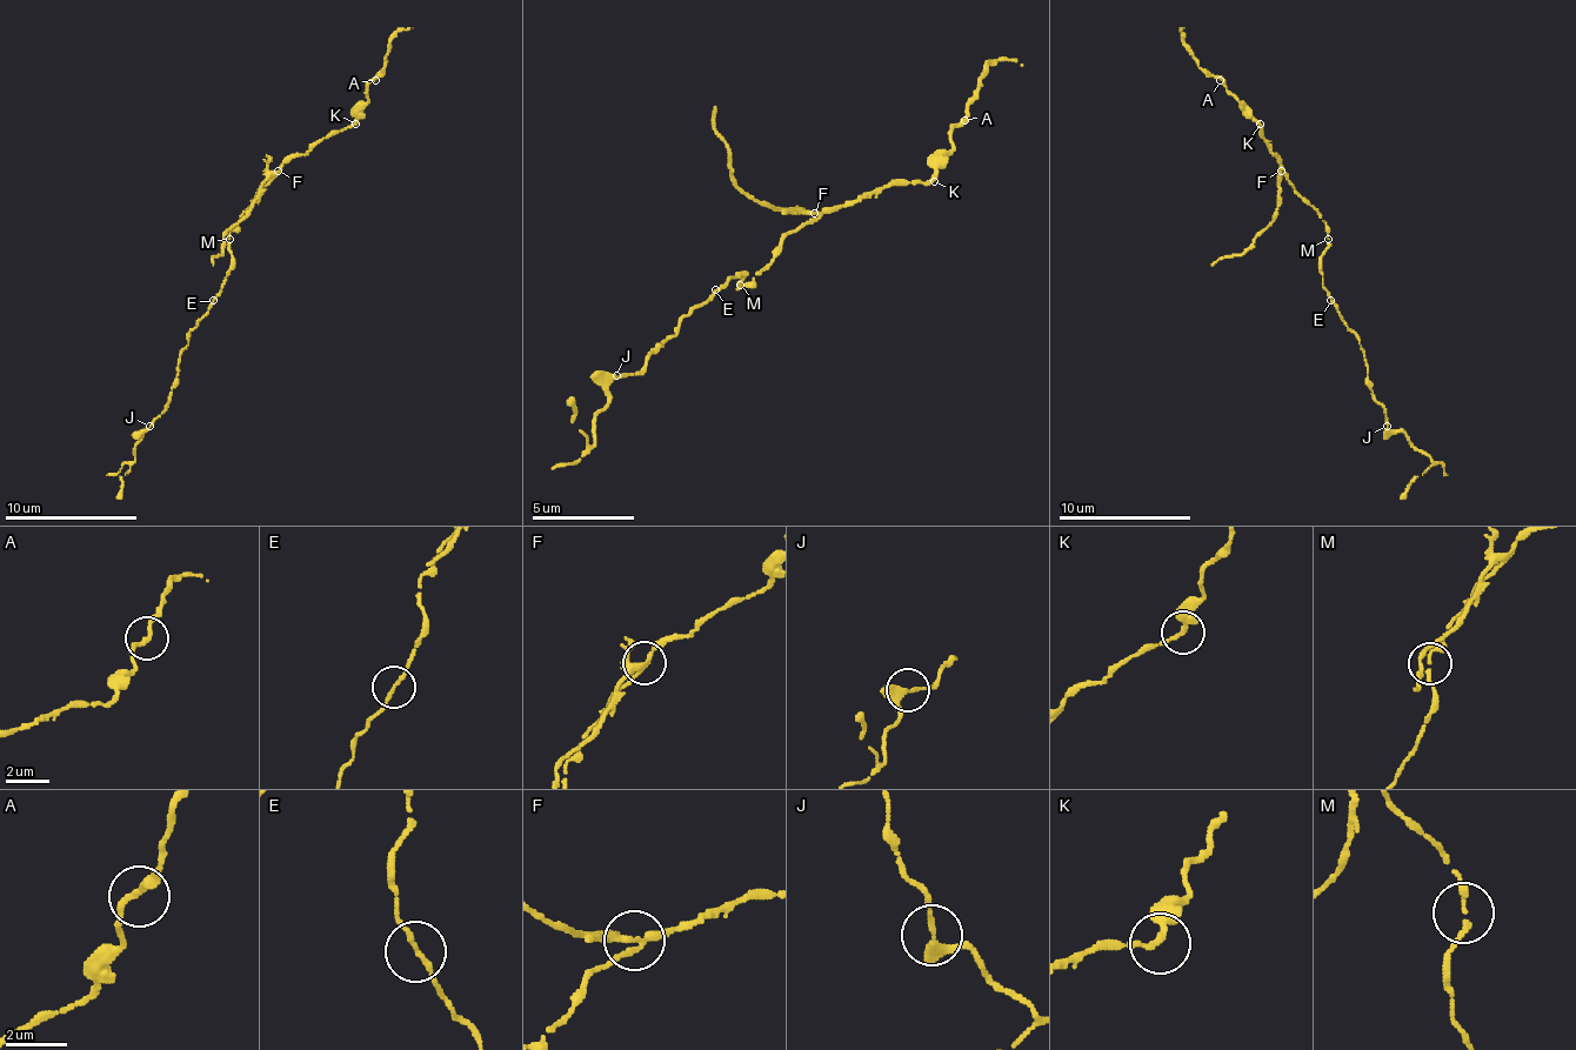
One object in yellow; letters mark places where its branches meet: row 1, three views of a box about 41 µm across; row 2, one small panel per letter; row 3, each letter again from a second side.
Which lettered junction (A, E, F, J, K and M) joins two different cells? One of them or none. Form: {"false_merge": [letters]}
{"false_merge": ["F"]}

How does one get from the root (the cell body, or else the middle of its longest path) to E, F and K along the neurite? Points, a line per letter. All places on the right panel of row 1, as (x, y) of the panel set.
E: (1327, 243), (1320, 269), (1323, 289), (1330, 300)
F: (1327, 243), (1327, 223), (1280, 169)
K: (1327, 243), (1327, 223), (1294, 186), (1280, 160), (1270, 149), (1260, 124)

